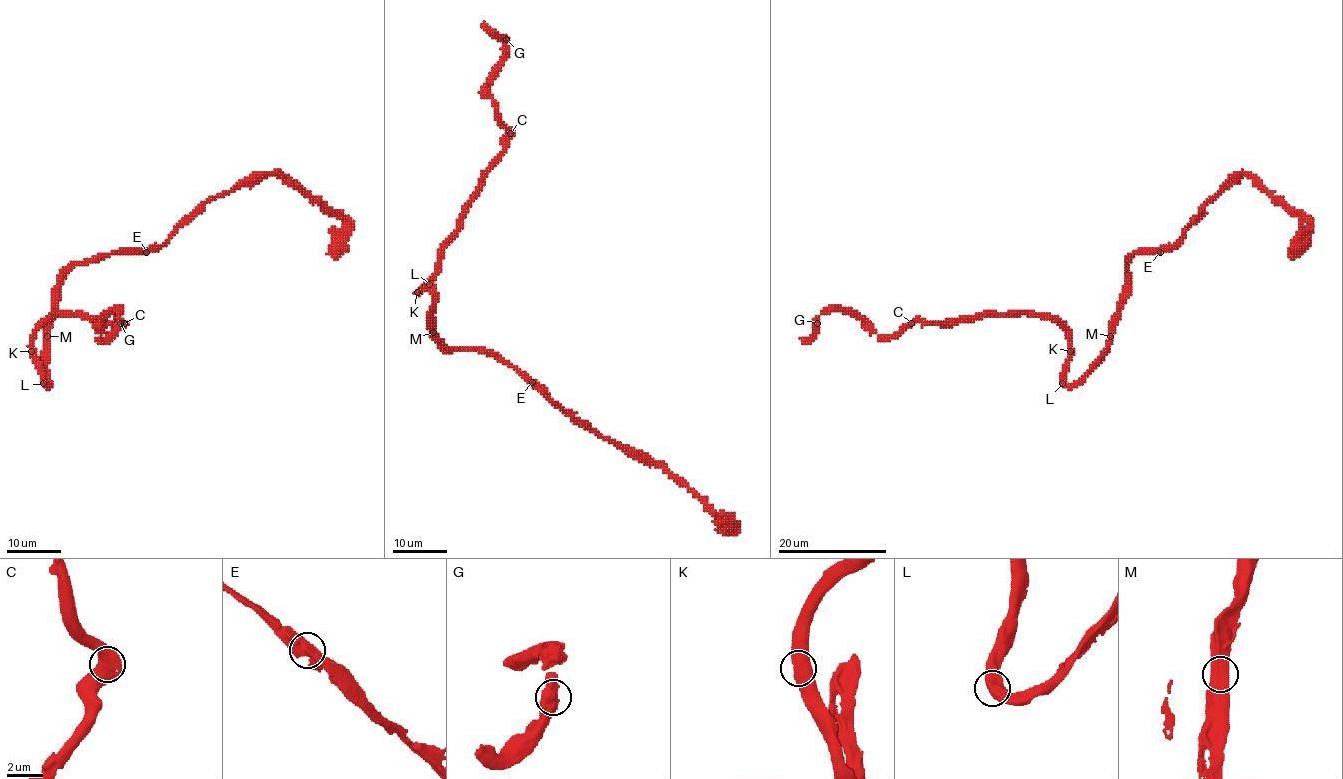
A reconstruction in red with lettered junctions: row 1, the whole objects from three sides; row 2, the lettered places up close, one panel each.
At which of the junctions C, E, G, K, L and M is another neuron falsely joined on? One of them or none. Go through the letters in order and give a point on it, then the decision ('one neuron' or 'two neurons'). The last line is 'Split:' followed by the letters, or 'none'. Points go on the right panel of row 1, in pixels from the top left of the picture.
C: place (911, 323); one neuron
E: place (1160, 252); one neuron
G: place (817, 323); one neuron
K: place (1070, 351); one neuron
L: place (1062, 383); one neuron
M: place (1110, 336); one neuron
Split: none

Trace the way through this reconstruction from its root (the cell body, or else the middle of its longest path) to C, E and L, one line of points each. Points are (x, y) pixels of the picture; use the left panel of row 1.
C: (50, 326), (47, 385), (34, 351), (34, 333), (53, 314), (83, 314), (103, 324), (123, 324)
E: (50, 326), (57, 290), (72, 268), (111, 254), (146, 252)
L: (50, 326), (47, 385), (43, 383)

